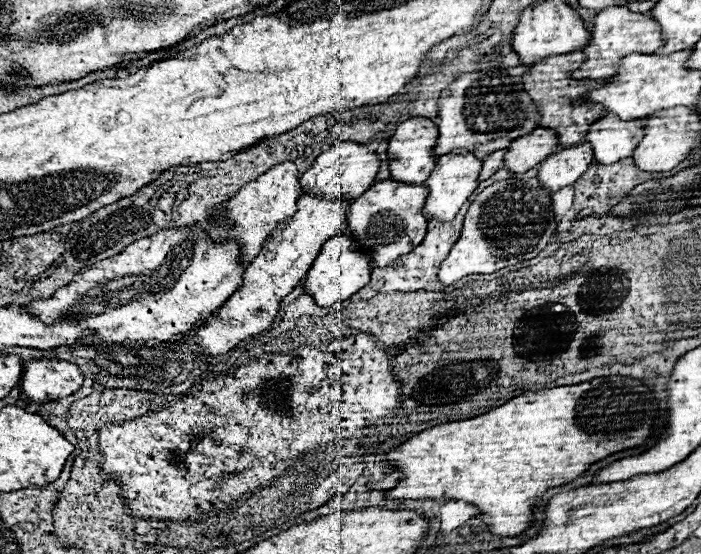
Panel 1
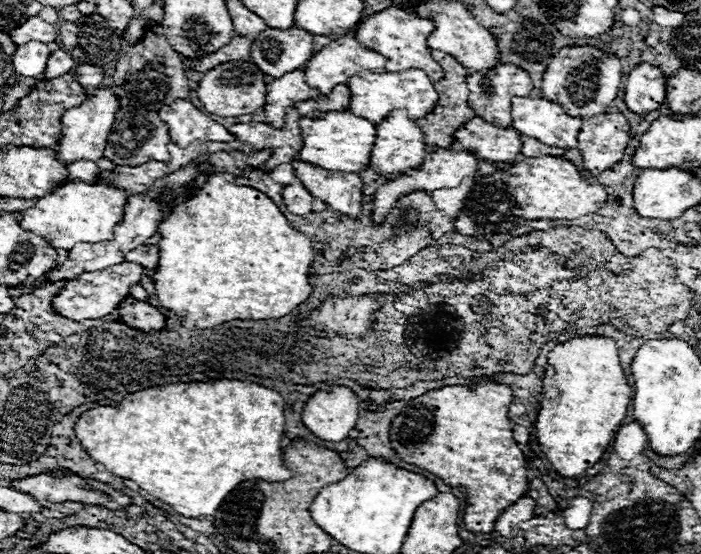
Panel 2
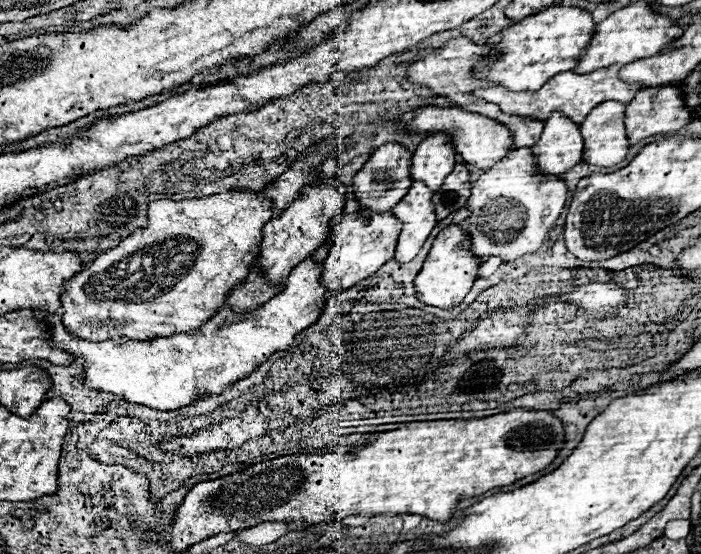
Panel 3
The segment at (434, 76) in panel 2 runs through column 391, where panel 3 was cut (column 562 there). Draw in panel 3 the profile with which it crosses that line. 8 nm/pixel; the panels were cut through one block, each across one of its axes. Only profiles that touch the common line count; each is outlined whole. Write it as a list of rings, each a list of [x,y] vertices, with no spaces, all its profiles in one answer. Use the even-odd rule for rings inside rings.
[[[552,6],[540,14],[528,16],[504,30],[500,30],[498,34],[502,36],[502,40],[498,44],[490,44],[494,50],[492,58],[482,58],[476,66],[474,66],[474,76],[478,76],[480,80],[490,80],[510,92],[534,92],[538,88],[542,88],[542,84],[550,78],[556,76],[558,72],[566,72],[574,66],[574,62],[578,62],[578,56],[582,54],[582,50],[588,46],[588,40],[594,34],[596,24],[592,22],[592,14],[580,8],[566,8],[566,6]]]

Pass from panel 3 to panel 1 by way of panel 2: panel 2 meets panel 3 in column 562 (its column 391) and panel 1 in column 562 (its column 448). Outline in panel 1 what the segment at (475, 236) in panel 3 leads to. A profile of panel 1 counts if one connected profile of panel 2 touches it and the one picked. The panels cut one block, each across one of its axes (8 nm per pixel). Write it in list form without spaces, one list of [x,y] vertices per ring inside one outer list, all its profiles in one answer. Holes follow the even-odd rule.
[[[588,142],[564,148],[548,156],[540,164],[538,180],[544,184],[548,192],[556,192],[564,186],[574,184],[582,176],[582,172],[588,170],[592,160],[594,160],[594,152]]]

